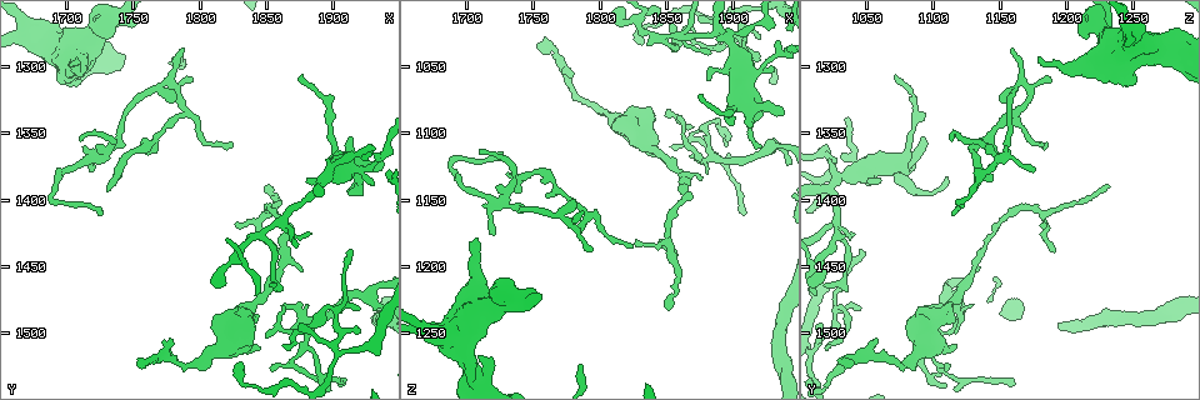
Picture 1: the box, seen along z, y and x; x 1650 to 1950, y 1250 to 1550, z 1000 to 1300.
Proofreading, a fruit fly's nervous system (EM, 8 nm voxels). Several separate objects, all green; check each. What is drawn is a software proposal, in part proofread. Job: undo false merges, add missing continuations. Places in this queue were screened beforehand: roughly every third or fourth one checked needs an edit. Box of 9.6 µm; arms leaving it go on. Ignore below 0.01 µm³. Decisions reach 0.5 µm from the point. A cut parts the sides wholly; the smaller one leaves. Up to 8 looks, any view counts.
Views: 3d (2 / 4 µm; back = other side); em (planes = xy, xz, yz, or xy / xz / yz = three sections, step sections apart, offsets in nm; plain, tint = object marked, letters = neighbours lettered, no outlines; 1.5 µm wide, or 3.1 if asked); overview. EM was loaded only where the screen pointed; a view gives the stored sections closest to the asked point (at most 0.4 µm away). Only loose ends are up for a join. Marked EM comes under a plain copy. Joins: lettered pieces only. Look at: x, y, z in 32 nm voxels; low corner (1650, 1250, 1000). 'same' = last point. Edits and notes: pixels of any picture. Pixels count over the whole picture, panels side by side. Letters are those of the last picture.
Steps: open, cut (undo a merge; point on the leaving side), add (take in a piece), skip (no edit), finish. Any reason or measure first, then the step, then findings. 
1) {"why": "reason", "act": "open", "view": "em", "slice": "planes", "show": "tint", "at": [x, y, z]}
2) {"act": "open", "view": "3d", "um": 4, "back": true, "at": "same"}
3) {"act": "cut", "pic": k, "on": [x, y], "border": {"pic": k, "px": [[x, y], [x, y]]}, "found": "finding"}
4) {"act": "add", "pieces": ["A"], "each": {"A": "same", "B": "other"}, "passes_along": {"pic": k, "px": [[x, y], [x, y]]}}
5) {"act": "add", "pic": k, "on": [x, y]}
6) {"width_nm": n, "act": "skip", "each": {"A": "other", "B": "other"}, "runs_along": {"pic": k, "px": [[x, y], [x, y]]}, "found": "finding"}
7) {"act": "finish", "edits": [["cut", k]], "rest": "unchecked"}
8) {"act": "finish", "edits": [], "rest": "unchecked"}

{"why": "free end", "act": "open", "view": "em", "slice": "planes", "show": "letters", "at": [1788, 1288, 1160]}

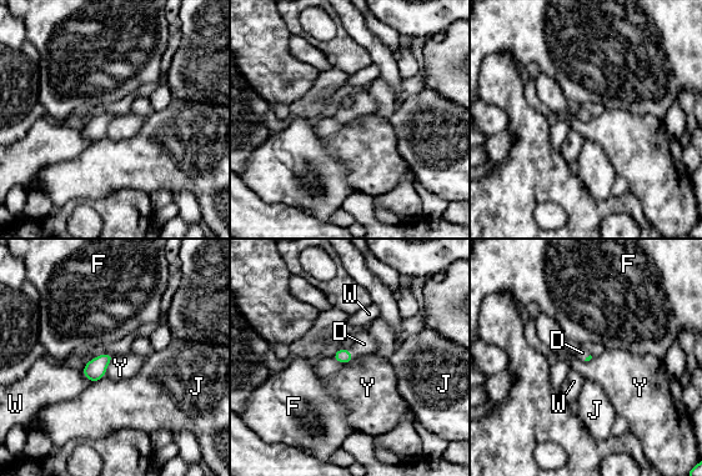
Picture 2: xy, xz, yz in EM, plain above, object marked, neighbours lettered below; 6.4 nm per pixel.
{"act": "add", "pic": 2, "on": [364, 344], "each": {"D": "same", "F": "other", "J": "other", "W": "other", "Y": "other"}, "passes_along": {"pic": 2, "px": [[342, 355], [351, 355], [364, 344]]}, "found": "the neuron continues"}

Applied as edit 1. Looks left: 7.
{"why": "free end", "act": "open", "view": "em", "um": 3.1, "slice": "yz", "step": 16, "show": "letters", "at": [1918, 1384, 1112]}

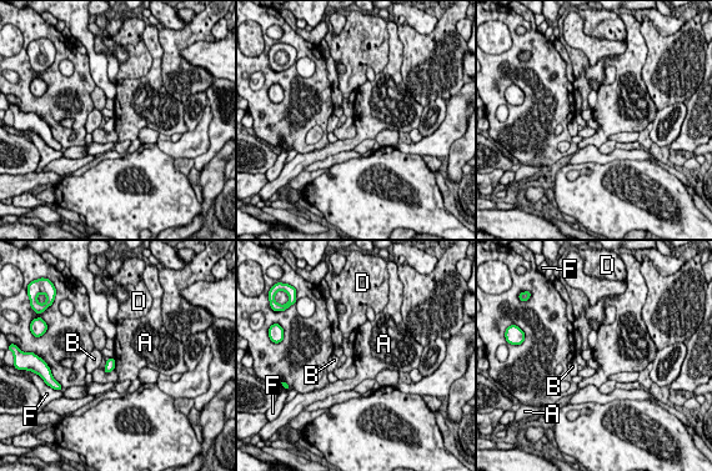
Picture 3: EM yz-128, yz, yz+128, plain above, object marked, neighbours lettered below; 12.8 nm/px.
{"act": "skip", "each": {"A": "other", "B": "other", "D": "other", "F": "other"}, "border": {"pic": 3, "px": [[115, 359], [113, 369]]}, "found": "no lettered piece goes on from it"}

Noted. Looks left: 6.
{"why": "arms part here", "act": "open", "view": "3d", "um": 4, "at": [1830, 1498, 1100]}

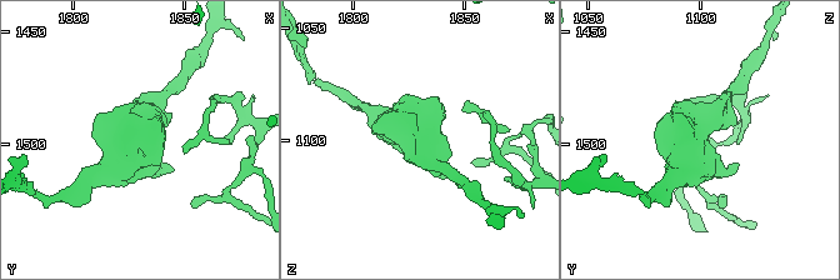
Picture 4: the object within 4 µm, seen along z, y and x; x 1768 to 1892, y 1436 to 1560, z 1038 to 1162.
{"why": "now the EM", "act": "open", "view": "em", "slice": "xz", "step": 4, "show": "tint", "at": [1830, 1496, 1099]}

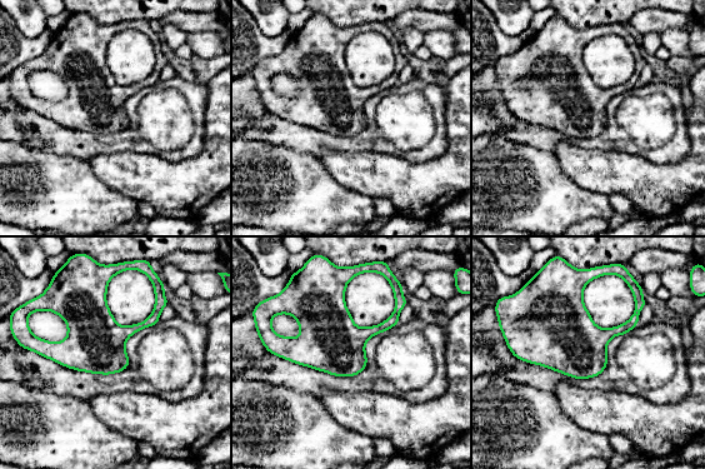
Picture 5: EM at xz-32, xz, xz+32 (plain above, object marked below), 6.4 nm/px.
{"act": "open", "view": "em", "slice": "planes", "show": "letters", "at": "same"}

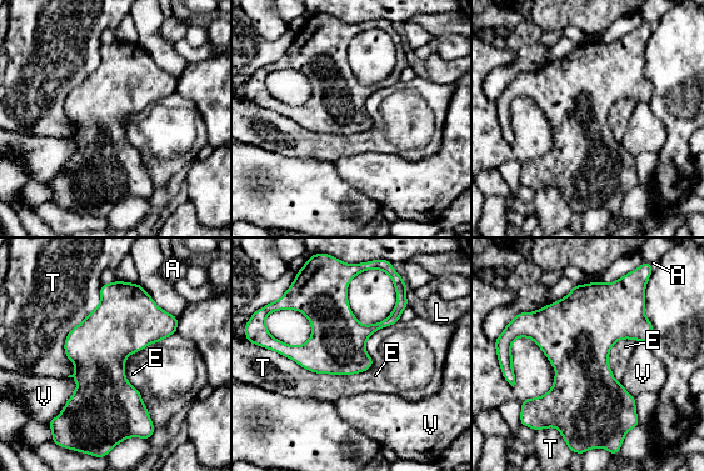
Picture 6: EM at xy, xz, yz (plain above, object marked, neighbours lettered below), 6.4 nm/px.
{"width_nm": 360, "act": "skip", "each": {"A": "other", "E": "other", "L": "other", "T": "other", "V": "other"}, "border": {"pic": 6, "px": [[101, 284], [66, 336], [66, 376]]}, "found": "continuous, no second neuron"}

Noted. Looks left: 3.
{"act": "finish", "edits": [["add", 2]], "rest": "unchecked"}

